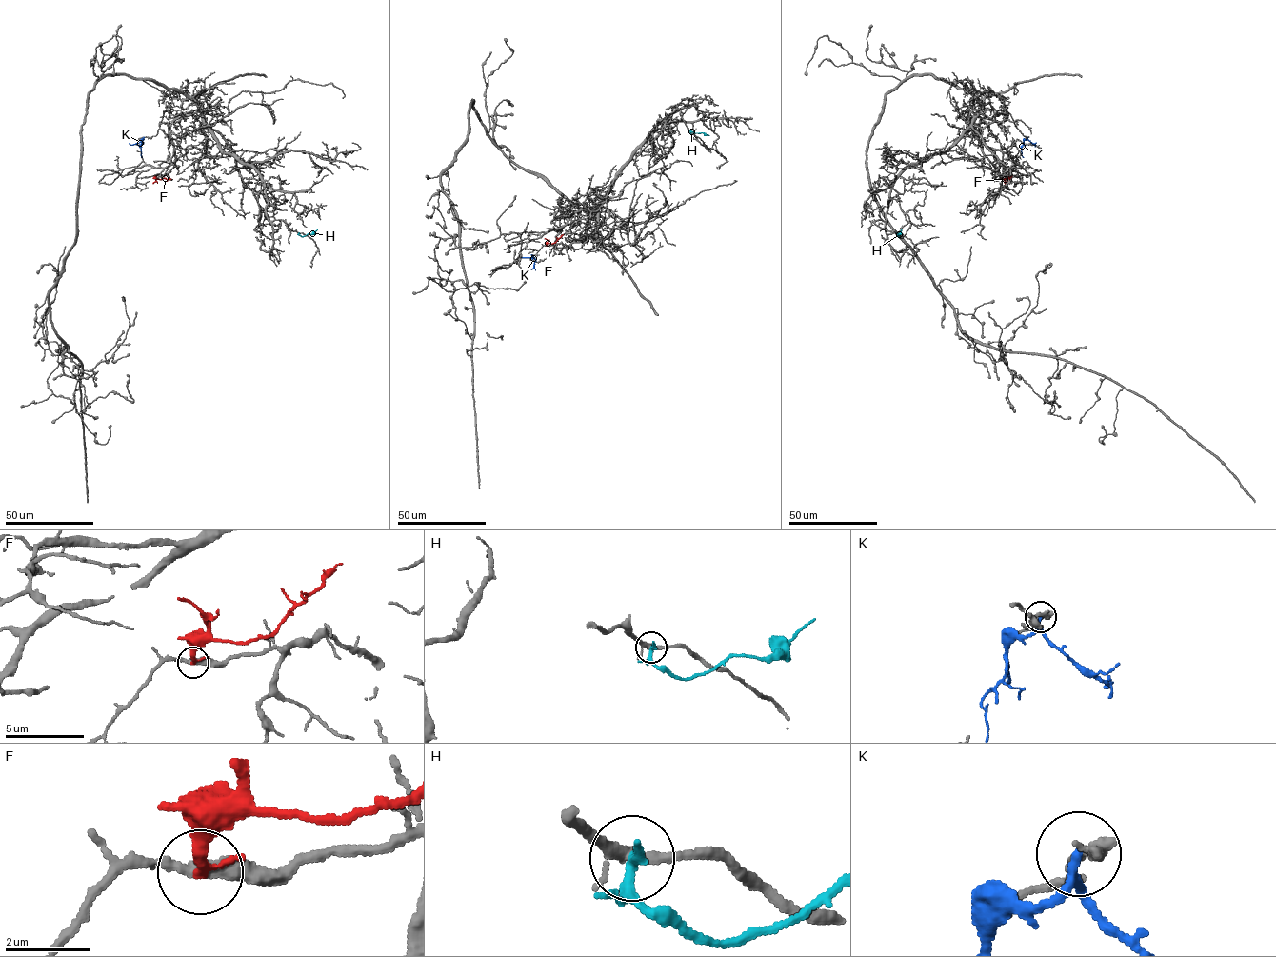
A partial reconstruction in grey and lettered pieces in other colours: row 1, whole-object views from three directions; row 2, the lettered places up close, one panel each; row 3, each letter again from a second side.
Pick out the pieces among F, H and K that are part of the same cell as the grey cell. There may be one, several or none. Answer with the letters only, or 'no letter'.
no letter

